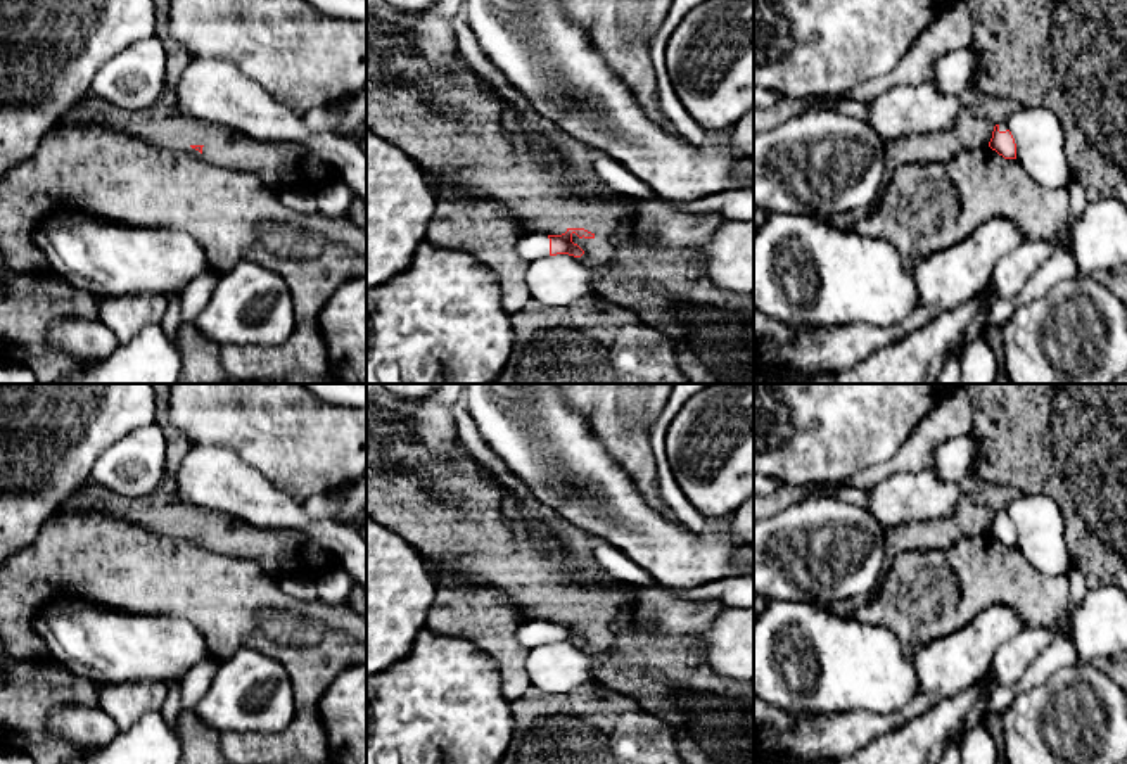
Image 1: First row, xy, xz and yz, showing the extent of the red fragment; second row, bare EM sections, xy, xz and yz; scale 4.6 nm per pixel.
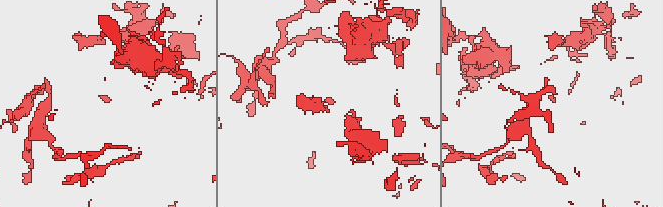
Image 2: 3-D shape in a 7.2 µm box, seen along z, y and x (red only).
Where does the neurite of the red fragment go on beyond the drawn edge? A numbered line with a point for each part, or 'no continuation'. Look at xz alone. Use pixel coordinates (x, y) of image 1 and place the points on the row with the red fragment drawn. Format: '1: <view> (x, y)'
1: xz (533, 246)

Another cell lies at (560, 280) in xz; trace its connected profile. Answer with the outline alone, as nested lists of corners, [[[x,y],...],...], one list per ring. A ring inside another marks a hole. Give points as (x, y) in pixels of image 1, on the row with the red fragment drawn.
[[[569,254],[529,263],[525,285],[532,301],[550,308],[567,308],[583,299],[598,297],[591,271]]]

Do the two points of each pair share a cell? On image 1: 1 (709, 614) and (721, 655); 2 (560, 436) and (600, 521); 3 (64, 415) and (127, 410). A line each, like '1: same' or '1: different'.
1: different
2: same
3: same

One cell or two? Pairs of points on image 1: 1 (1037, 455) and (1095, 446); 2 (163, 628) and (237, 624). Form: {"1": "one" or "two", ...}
{"1": "one", "2": "two"}

